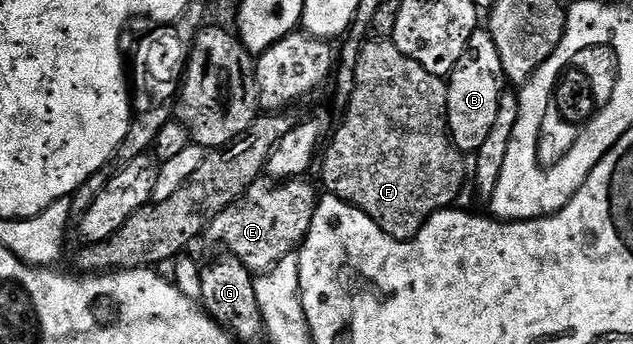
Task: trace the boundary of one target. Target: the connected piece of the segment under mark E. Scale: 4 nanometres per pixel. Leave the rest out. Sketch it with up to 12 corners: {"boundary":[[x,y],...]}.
{"boundary":[[264,176],[207,226],[256,275],[296,253],[317,193]]}

